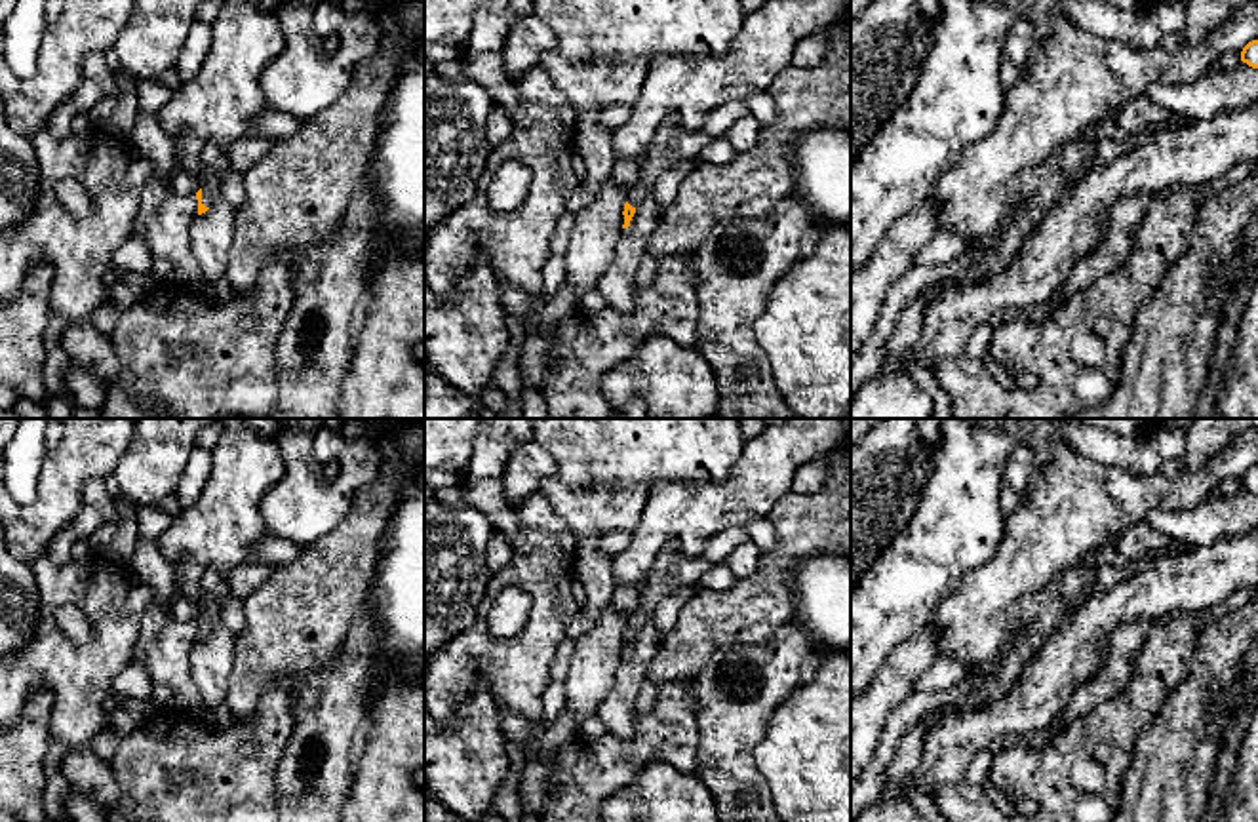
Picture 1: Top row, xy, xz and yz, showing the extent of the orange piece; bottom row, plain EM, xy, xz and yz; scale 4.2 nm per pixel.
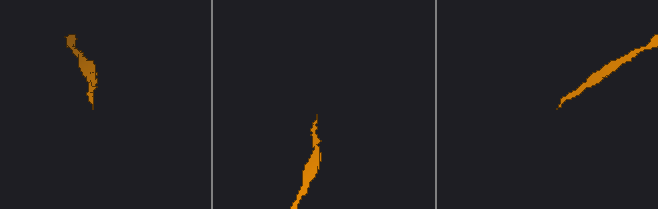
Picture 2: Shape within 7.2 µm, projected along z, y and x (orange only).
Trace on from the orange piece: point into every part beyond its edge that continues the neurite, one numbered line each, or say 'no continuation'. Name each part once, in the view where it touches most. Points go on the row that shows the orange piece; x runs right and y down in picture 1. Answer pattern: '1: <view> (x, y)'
1: xy (214, 158)

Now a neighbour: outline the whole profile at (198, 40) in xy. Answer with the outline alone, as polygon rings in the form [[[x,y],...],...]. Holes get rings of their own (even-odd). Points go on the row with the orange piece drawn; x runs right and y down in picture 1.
[[[196,19],[175,61],[181,84],[190,82],[198,74],[209,48],[211,48],[211,25]]]

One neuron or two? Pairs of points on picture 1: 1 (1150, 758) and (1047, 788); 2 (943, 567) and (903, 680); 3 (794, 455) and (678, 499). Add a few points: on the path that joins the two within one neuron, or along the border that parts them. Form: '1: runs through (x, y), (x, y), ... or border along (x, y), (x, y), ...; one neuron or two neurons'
1: border along (1152, 724), (1135, 744), (1118, 802); two neurons
2: border along (927, 625), (901, 642), (885, 661); two neurons
3: runs through (766, 472), (739, 499), (707, 499); one neuron

